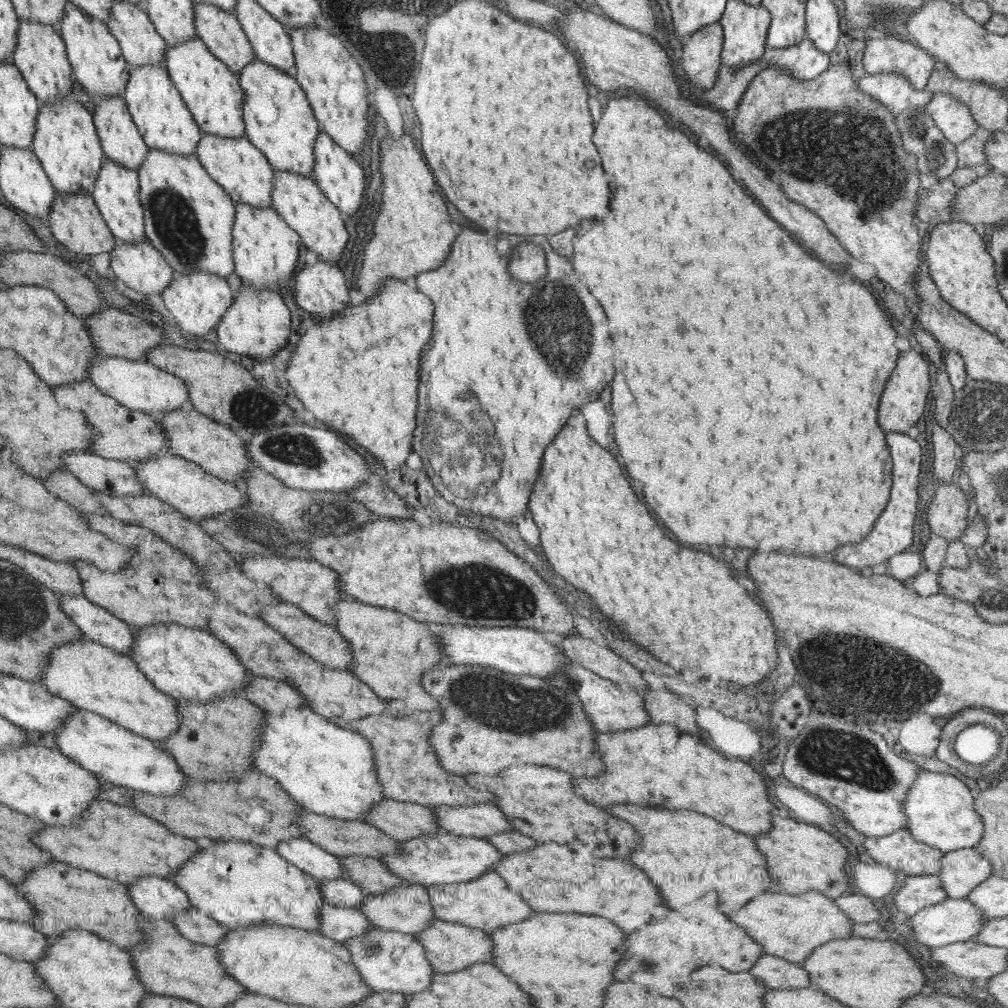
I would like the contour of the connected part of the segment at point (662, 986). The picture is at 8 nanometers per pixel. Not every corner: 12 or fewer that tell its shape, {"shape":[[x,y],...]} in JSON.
{"shape":[[712,896],[626,934],[618,978],[682,1002],[704,966],[764,955]]}

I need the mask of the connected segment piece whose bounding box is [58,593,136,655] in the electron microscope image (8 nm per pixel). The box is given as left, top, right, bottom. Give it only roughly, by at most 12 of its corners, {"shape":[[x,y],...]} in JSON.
{"shape":[[58,594],[88,639],[128,655],[133,626],[84,594]]}

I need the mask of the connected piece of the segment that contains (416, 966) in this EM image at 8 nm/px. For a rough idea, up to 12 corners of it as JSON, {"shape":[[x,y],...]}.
{"shape":[[370,928],[343,945],[374,991],[418,994],[432,963],[412,934]]}

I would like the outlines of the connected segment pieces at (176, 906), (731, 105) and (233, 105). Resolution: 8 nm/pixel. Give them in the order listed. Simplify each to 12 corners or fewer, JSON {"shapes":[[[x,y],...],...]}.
{"shapes":[[[142,876],[126,886],[134,906],[170,920],[192,907],[171,879]],[[764,57],[740,70],[723,66],[702,102],[731,120],[752,79],[768,67]],[[200,37],[165,67],[202,132],[244,137],[240,80]]]}

